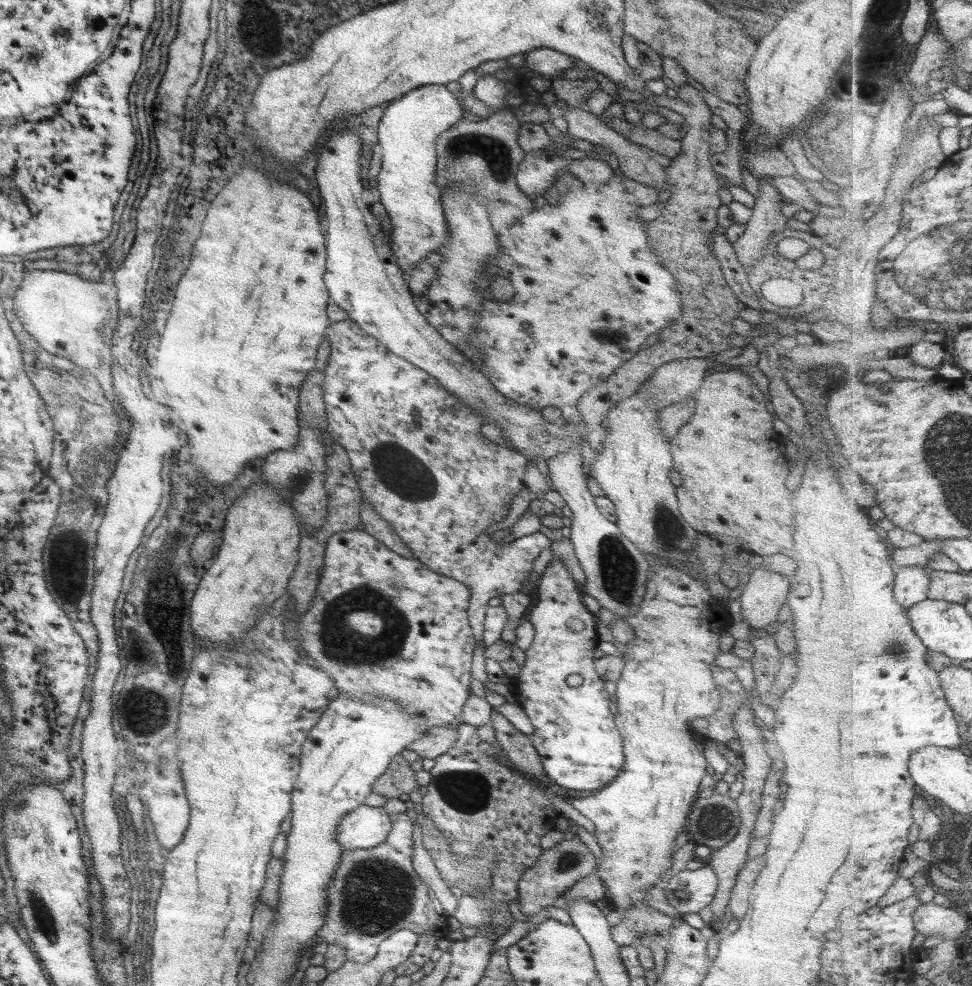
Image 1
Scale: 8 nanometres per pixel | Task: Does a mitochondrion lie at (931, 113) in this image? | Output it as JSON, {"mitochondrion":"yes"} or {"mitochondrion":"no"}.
{"mitochondrion":"no"}

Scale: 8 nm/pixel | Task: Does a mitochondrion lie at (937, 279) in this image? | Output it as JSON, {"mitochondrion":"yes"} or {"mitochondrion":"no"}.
{"mitochondrion":"yes"}

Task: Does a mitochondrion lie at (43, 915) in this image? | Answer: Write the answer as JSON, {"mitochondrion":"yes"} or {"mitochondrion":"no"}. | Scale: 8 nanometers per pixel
{"mitochondrion":"yes"}

